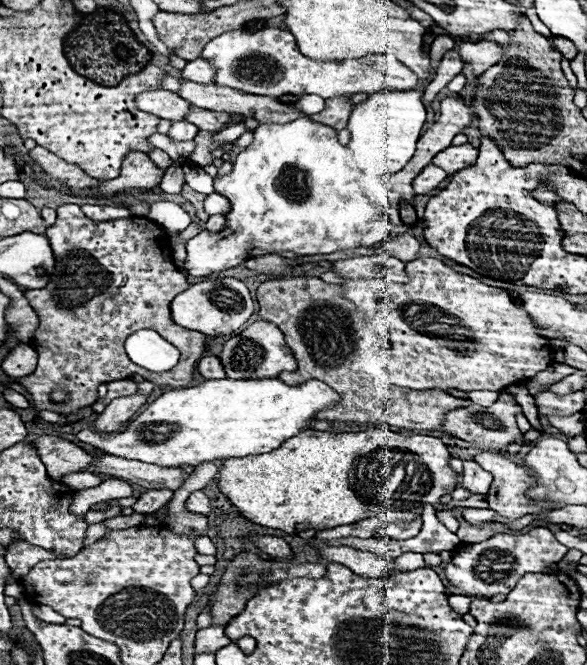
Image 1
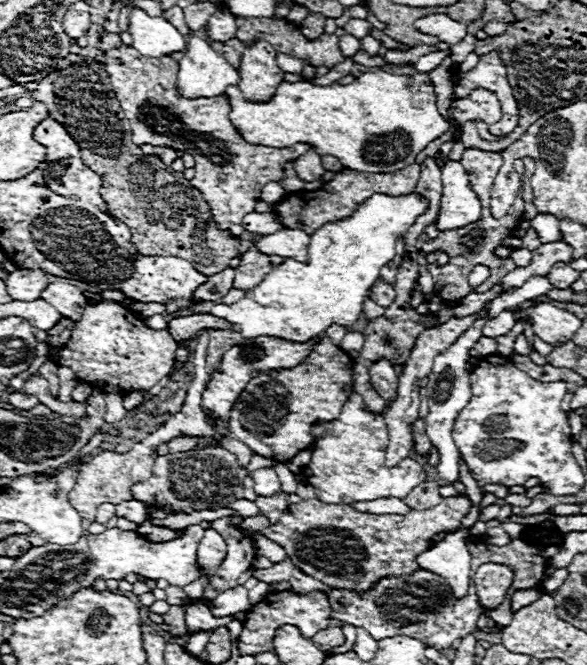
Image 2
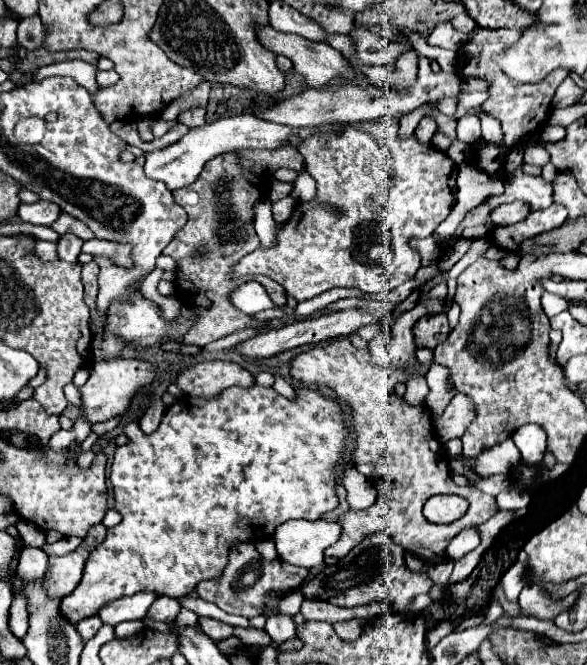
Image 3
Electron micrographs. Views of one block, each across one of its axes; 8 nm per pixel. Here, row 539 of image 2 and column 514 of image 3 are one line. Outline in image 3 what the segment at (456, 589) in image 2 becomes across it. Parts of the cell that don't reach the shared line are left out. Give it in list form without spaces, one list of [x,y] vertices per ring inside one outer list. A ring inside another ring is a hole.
[[[504,440],[500,444],[496,444],[494,448],[484,450],[474,460],[476,460],[474,472],[486,478],[486,476],[494,476],[494,474],[510,474],[514,470],[514,466],[518,466],[520,454],[512,440]]]

